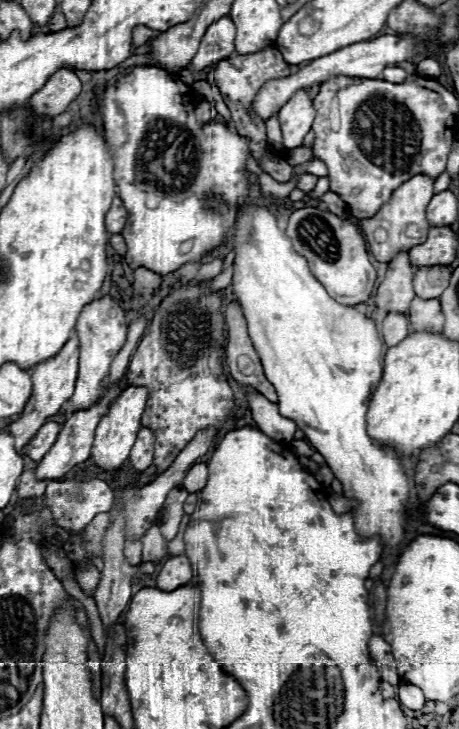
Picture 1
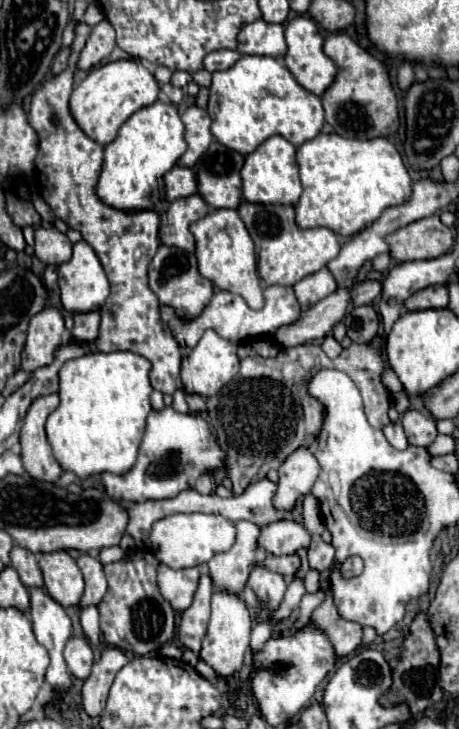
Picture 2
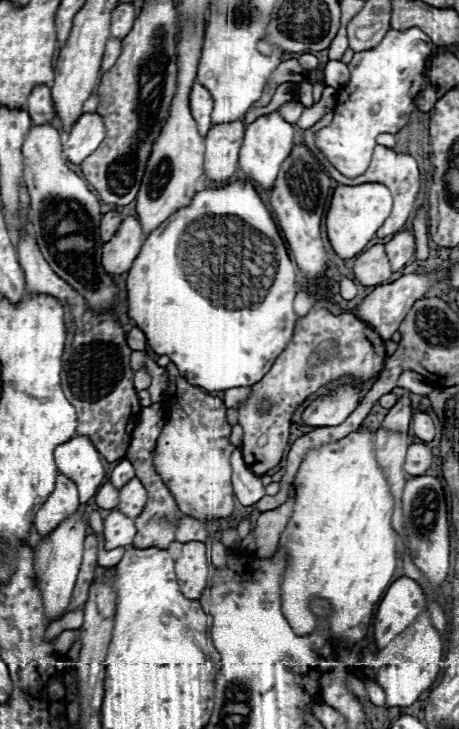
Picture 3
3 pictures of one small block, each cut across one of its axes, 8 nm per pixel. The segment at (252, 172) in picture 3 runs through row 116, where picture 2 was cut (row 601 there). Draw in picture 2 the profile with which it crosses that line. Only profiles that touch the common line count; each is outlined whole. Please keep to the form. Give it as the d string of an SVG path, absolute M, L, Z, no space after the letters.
M262 566L252 568L250 578L248 578L248 586L254 590L254 594L260 600L260 612L258 612L258 622L266 620L270 616L270 612L278 610L284 592L286 592L286 582L280 574L264 570Z

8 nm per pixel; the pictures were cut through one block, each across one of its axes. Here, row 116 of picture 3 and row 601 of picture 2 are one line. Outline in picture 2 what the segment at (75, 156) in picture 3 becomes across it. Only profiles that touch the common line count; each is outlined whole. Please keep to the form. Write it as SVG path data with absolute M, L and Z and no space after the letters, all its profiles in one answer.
M80 556L78 558L78 568L84 576L84 594L80 598L80 608L86 608L86 606L98 606L106 594L106 578L104 578L104 572L102 572L102 564L92 558L92 556Z

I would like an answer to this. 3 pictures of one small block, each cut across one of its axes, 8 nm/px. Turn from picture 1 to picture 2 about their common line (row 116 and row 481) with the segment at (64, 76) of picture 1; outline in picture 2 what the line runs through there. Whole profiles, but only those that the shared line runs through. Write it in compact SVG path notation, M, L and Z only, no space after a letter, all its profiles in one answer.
M46 394L38 396L32 406L26 412L24 426L20 430L20 444L22 444L22 462L24 470L44 482L56 482L56 478L62 474L60 464L52 456L52 448L46 440L44 424L52 410L56 410L60 404L58 394Z

